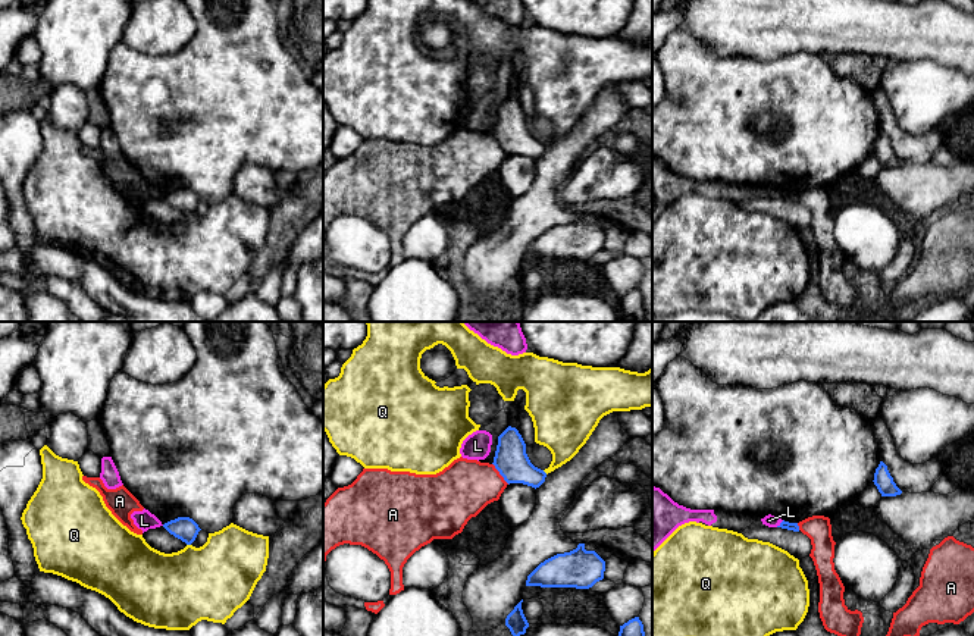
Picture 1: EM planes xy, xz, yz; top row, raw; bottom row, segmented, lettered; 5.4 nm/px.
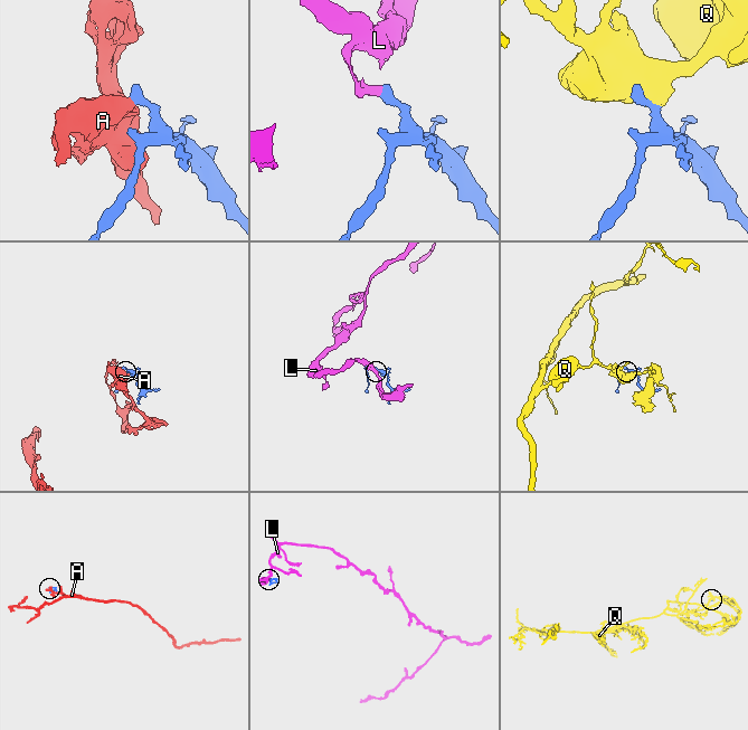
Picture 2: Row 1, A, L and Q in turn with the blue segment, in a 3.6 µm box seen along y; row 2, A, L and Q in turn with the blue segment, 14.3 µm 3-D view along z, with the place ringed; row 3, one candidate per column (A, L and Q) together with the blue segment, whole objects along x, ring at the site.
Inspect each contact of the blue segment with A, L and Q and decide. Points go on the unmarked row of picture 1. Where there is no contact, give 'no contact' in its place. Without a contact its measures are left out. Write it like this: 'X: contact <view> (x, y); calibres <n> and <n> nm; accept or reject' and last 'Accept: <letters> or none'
A: contact xz (500, 144); calibres 180 and 300 nm; reject
L: contact yz (780, 194); calibres 50 and 70 nm; reject
Q: contact xy (188, 215); calibres 130 and 400 nm; reject
Accept: none

